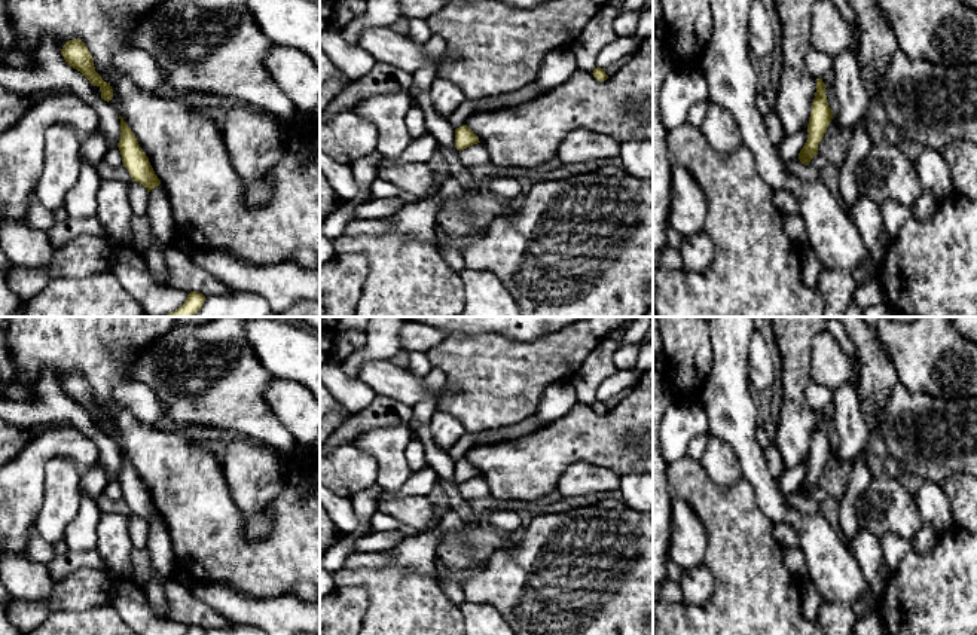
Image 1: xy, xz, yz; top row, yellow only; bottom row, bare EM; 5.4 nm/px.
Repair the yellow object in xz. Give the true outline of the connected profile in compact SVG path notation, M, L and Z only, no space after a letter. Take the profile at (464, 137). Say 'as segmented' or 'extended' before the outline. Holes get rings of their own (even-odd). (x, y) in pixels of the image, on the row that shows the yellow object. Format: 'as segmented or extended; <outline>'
as segmented; M467 125L455 129L455 147L460 152L477 143L479 137Z

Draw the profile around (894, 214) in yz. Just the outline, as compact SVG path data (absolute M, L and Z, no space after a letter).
M888 199L879 204L879 211L891 242L897 238L901 226L912 217L912 208L897 201Z

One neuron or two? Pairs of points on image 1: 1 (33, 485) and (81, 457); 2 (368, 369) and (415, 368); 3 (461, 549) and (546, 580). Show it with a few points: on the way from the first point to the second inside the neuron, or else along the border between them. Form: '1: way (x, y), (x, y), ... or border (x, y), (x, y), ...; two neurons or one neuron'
1: way (33, 469), (49, 449), (64, 449); one neuron
2: border (408, 368), (424, 378); two neurons
3: border (519, 543), (506, 550), (498, 550), (479, 571); two neurons

